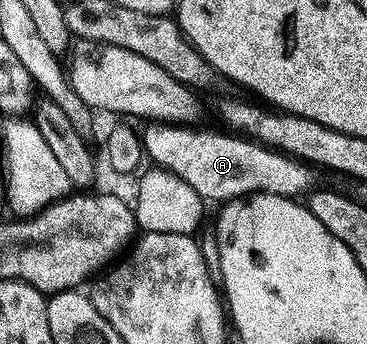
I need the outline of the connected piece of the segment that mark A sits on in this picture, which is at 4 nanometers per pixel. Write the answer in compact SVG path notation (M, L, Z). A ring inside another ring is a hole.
M153 123L143 133L144 152L158 169L174 173L195 190L206 203L239 201L259 193L305 199L318 188L317 177L309 165L278 153L252 139L208 133L202 127Z

